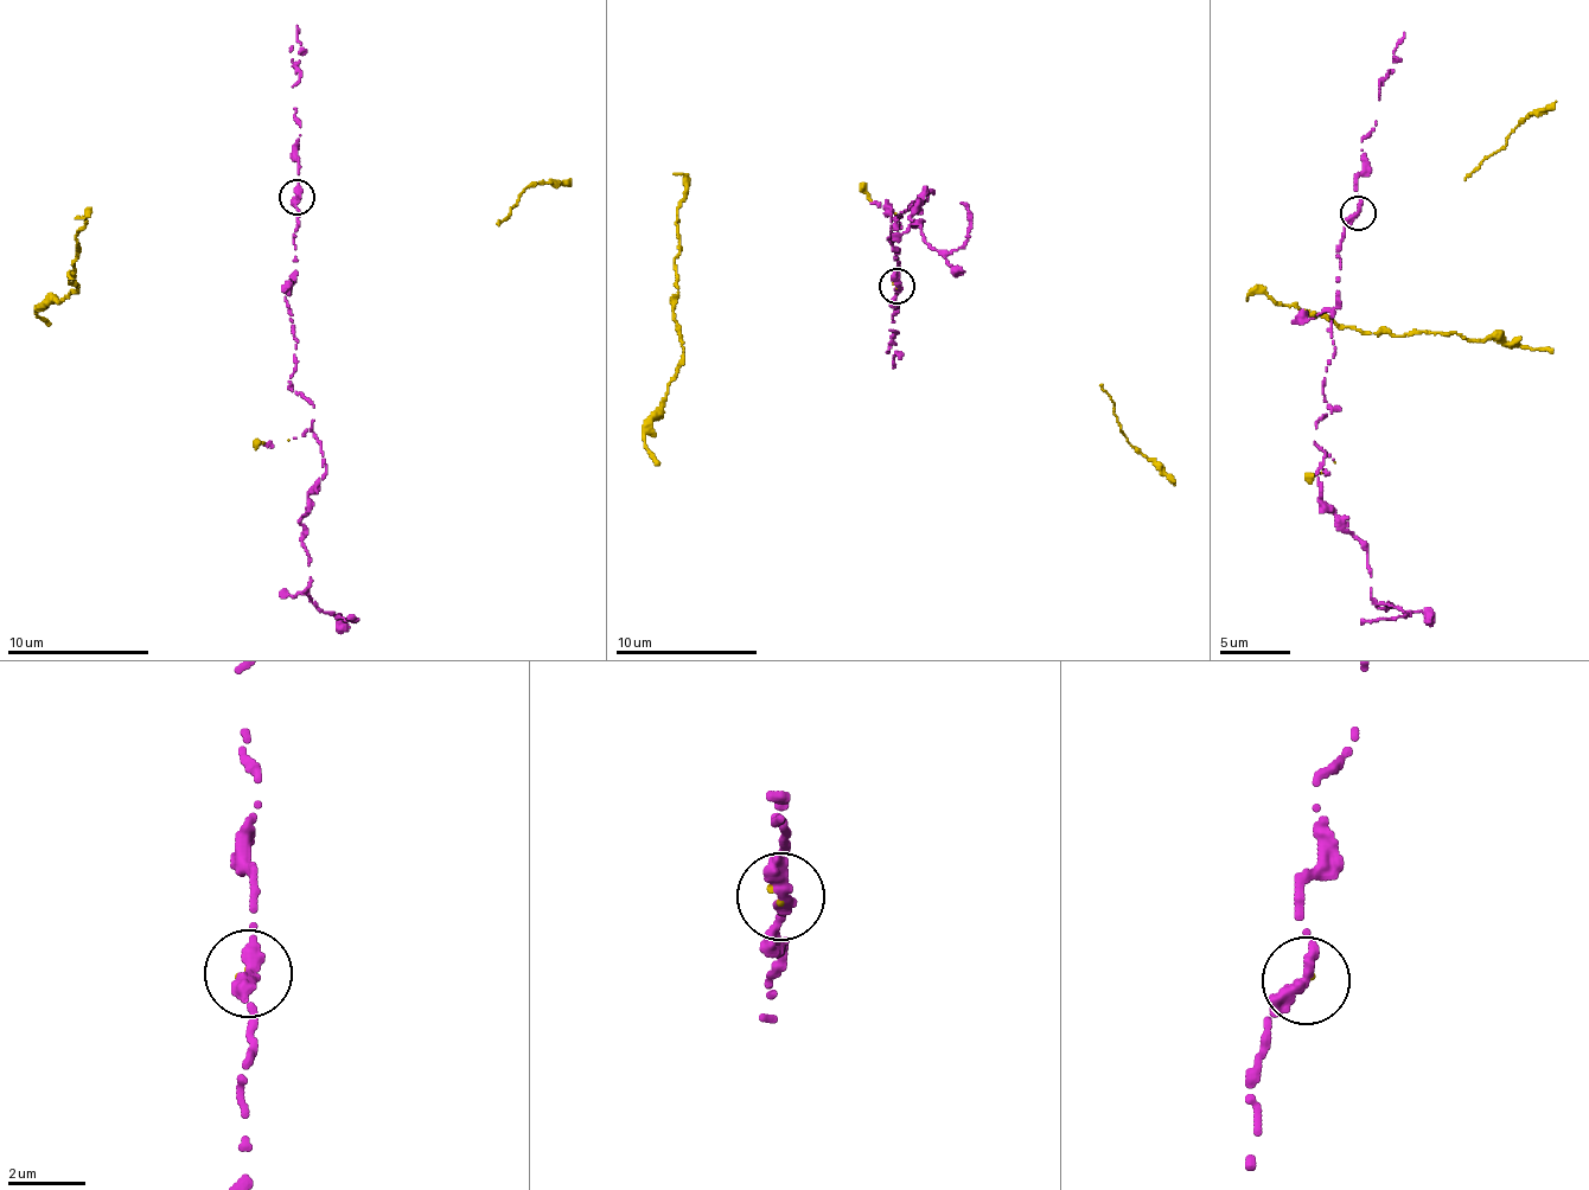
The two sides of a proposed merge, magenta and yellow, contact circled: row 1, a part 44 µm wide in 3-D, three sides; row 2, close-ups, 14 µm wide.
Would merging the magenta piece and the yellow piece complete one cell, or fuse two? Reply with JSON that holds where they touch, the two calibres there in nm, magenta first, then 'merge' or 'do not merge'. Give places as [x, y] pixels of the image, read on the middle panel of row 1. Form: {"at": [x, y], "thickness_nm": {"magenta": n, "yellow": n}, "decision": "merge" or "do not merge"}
{"at": [897, 286], "thickness_nm": {"magenta": 500, "yellow": 90}, "decision": "merge"}

